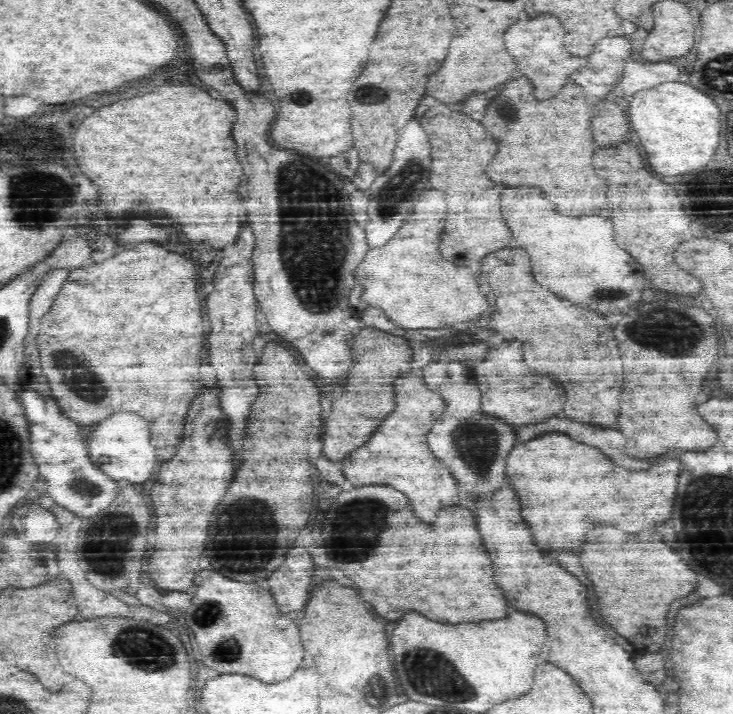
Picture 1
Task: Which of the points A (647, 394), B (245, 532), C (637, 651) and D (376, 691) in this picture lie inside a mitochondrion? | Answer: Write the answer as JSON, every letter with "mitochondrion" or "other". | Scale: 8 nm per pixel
{"A":"other","B":"mitochondrion","C":"other","D":"mitochondrion"}

